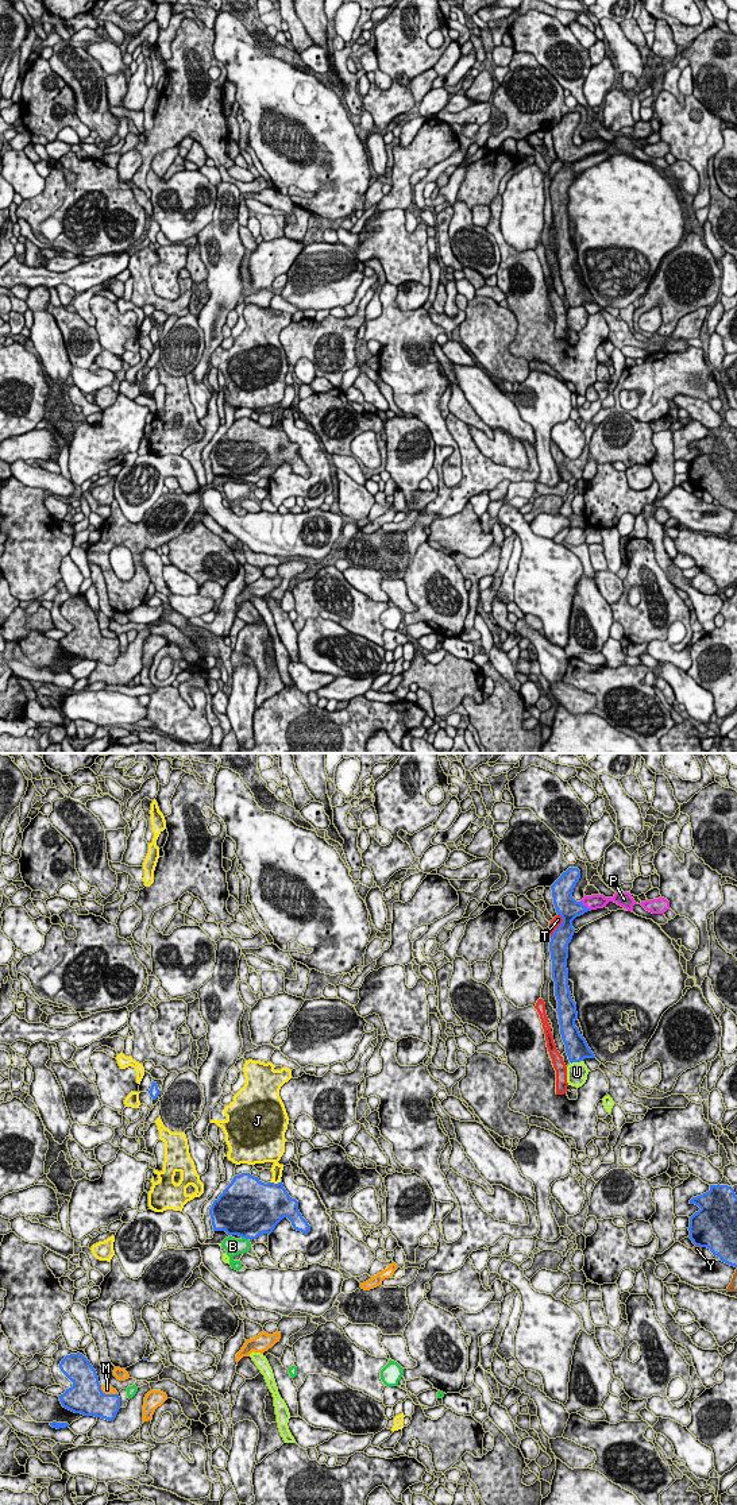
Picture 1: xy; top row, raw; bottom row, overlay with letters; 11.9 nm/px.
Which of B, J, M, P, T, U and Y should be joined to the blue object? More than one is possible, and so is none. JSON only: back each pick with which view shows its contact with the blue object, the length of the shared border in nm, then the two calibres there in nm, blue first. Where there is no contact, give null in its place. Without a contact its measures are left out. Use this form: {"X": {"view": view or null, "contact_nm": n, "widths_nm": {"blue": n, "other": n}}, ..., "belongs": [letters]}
{"P": {"view": "xy", "contact_nm": 170, "widths_nm": {"blue": 280, "other": 170}}, "belongs": ["P"]}

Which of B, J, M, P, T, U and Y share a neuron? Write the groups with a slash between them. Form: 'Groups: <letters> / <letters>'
Groups: B / J / M / P / T / U / Y

